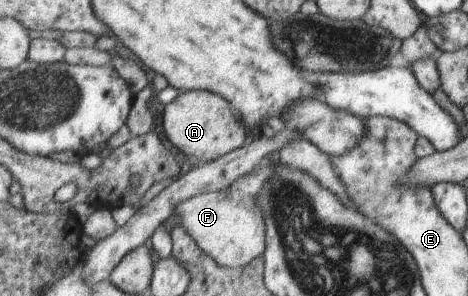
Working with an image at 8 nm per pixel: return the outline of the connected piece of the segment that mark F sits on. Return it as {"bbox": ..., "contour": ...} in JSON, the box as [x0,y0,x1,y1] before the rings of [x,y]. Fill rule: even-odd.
{"bbox":[175,161,274,268],"contour":[[[265,161],[226,190],[190,198],[175,210],[182,217],[182,226],[216,263],[224,267],[243,268],[266,254],[266,220],[256,200],[273,176],[274,165],[273,161]]]}

